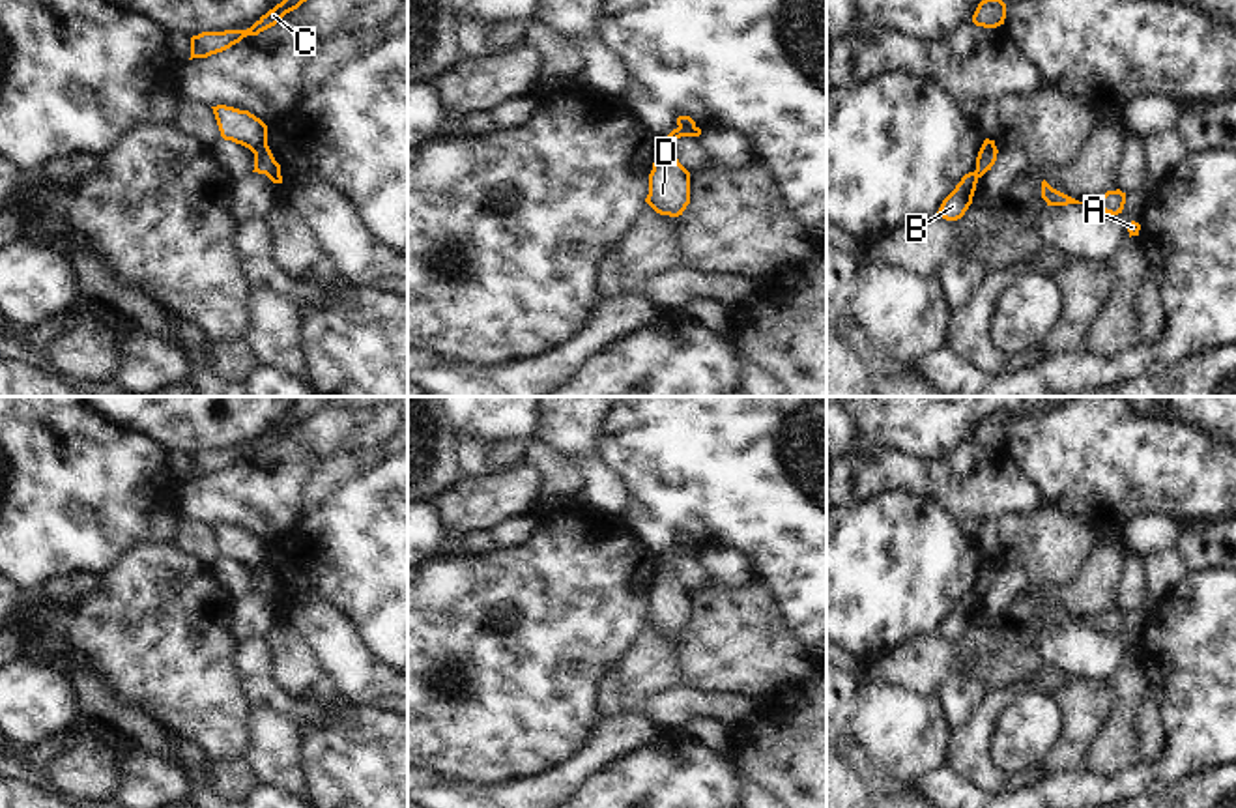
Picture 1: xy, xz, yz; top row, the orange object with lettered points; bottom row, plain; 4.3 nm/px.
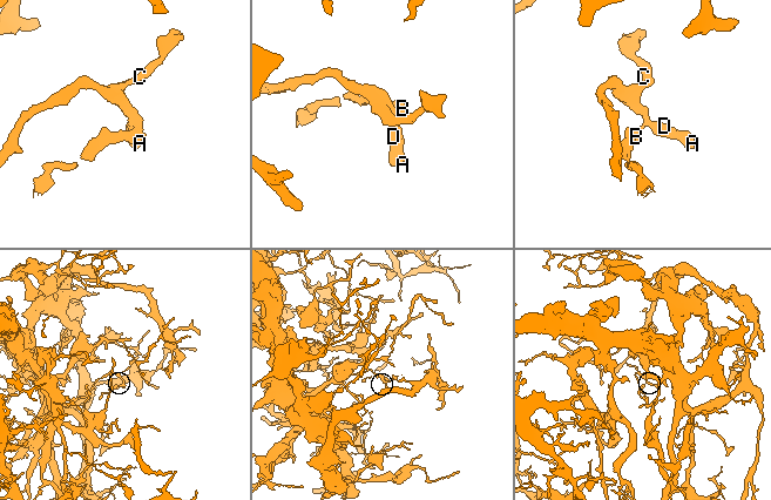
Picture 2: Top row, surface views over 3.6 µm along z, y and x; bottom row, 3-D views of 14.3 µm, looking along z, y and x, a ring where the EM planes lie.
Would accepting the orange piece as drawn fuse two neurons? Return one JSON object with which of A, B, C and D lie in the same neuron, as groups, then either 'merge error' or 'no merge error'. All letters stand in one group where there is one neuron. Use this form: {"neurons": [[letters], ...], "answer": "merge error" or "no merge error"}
{"neurons": [["A", "C", "D"], ["B"]], "answer": "merge error"}

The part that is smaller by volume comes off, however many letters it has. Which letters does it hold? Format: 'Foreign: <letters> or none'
Foreign: B

